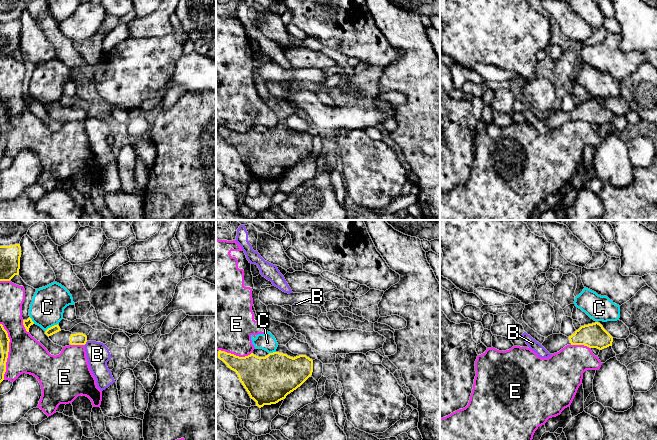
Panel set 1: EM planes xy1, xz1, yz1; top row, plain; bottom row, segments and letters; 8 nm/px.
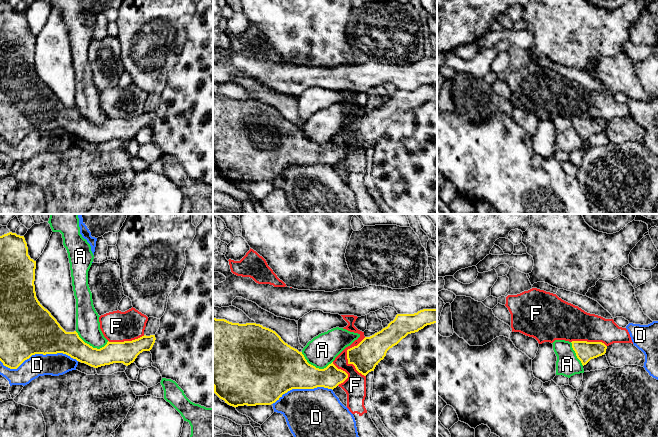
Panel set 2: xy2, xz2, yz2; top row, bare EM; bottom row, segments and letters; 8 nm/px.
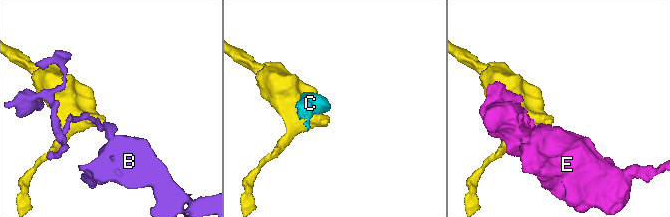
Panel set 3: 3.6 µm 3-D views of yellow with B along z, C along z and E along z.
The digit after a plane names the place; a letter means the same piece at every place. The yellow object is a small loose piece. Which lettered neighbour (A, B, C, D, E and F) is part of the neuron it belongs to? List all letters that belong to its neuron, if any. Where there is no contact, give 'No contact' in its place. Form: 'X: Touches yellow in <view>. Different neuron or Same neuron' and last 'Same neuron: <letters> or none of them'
A: Touches yellow in xy2. Different neuron
B: Touches yellow in xy1. Different neuron
C: Touches yellow in xy1. Different neuron
D: Touches yellow in xy2. Different neuron
E: Touches yellow in xz1. Different neuron
F: Touches yellow in xz2. Different neuron
Same neuron: none of them

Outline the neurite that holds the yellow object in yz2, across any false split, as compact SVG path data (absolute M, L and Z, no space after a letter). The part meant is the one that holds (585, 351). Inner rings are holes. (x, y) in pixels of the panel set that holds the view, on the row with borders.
M572 341L572 348L582 365L606 353L607 346L602 342Z

